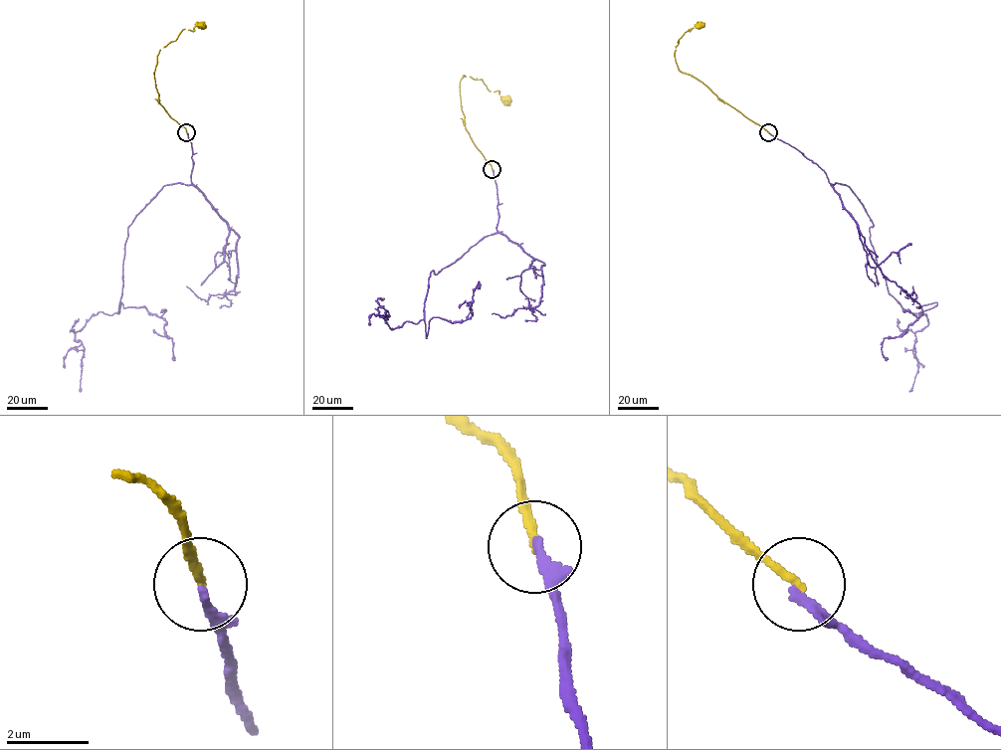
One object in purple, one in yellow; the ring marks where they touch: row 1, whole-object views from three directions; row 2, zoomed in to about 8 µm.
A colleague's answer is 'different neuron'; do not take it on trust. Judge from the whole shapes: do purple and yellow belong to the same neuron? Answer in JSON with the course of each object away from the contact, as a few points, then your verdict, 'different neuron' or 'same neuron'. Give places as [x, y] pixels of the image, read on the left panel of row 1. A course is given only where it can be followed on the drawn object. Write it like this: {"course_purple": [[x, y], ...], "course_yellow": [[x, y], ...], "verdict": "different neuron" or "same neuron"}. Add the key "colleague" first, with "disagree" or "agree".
{"colleague": "agree", "course_purple": [[187, 132], [192, 183], [165, 185], [128, 228], [118, 312], [121, 302], [162, 317], [172, 359]], "course_yellow": [[187, 132], [160, 104], [154, 72], [159, 50], [175, 40], [184, 29], [193, 31], [202, 23]], "verdict": "different neuron"}

